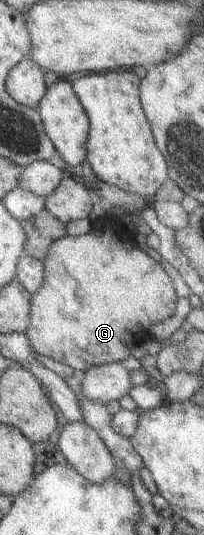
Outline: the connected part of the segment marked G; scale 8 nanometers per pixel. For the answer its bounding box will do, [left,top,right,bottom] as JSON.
[24,226,178,373]

